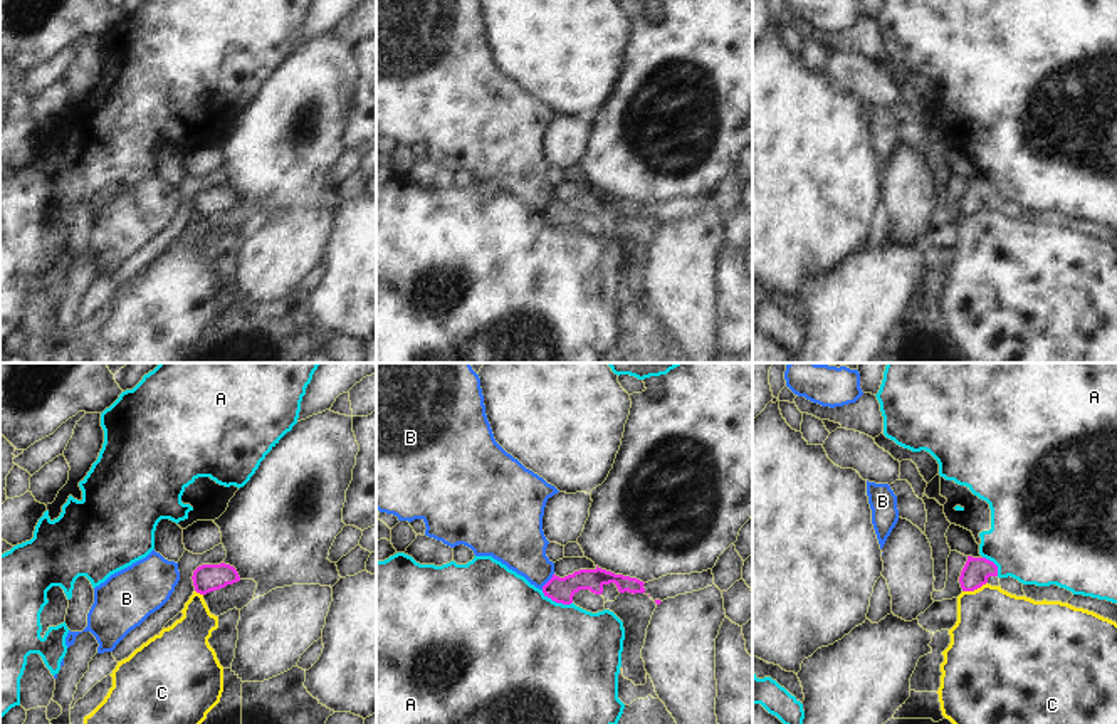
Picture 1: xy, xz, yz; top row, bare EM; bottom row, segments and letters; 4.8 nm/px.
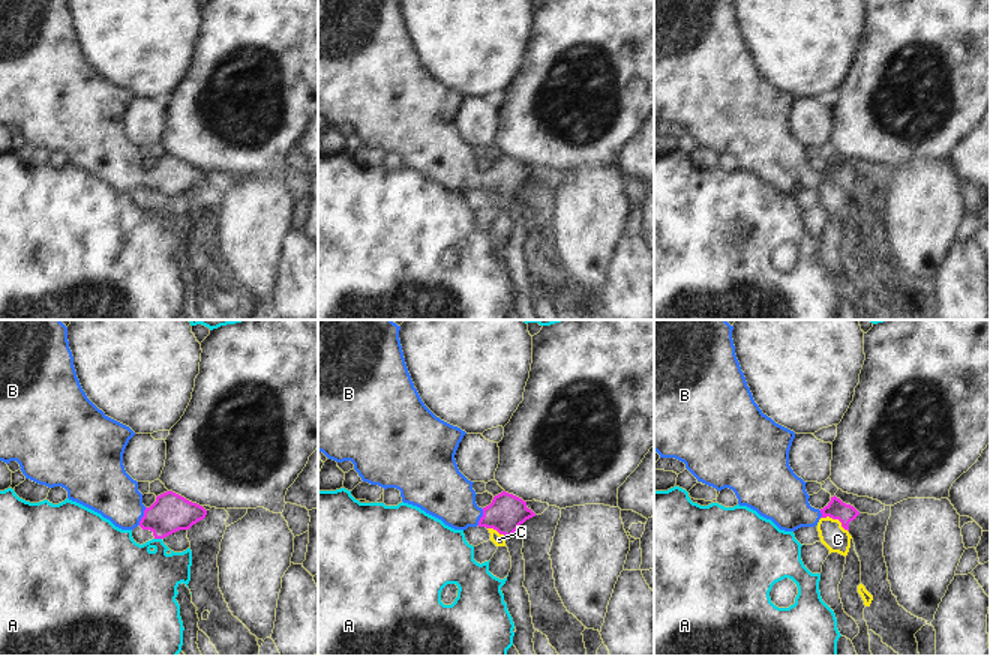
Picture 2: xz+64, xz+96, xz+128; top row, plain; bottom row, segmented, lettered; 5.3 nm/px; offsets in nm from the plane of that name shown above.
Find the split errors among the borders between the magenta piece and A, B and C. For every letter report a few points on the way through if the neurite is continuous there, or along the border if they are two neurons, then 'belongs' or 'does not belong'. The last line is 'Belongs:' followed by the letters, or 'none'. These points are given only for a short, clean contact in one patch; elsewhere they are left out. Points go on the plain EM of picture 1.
A: border along xz (541, 214), (556, 225), (571, 227); does not belong
B: runs through xz (561, 214), (548, 205), (526, 180), (518, 163); belongs
C: border along yz (986, 205), (963, 215); does not belong
Belongs: B

